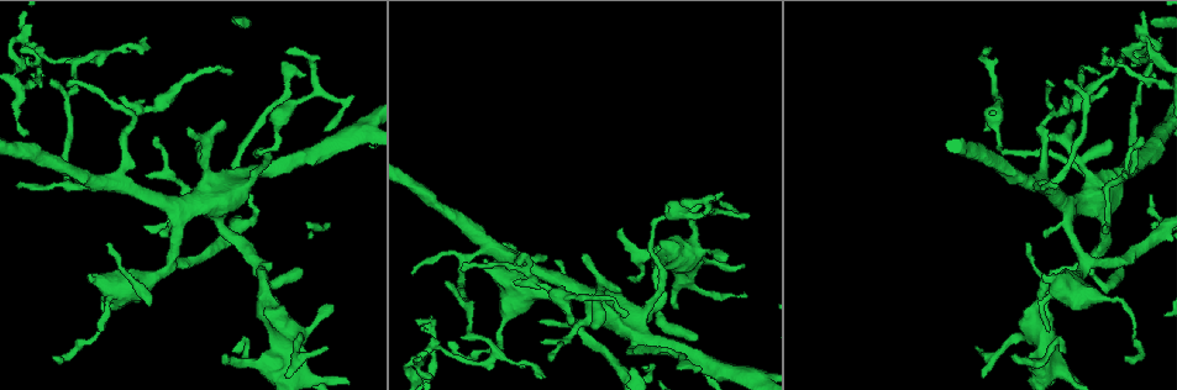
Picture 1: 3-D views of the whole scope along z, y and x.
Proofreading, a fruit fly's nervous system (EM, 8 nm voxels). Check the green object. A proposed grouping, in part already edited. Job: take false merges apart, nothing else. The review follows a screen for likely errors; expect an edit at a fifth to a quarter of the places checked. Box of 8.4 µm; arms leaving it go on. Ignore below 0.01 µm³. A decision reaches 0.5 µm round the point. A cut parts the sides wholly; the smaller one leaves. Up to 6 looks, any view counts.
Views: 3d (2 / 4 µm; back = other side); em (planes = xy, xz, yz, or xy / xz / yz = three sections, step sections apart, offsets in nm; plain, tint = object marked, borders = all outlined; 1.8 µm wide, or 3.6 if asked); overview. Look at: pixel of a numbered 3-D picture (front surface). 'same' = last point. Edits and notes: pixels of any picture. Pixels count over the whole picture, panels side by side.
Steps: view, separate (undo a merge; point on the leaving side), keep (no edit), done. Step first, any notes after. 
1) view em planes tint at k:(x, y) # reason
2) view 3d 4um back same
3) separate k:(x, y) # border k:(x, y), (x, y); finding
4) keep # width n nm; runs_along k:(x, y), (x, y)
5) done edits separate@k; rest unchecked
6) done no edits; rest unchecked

view 3d 4um at 1:(315, 90) # branch point

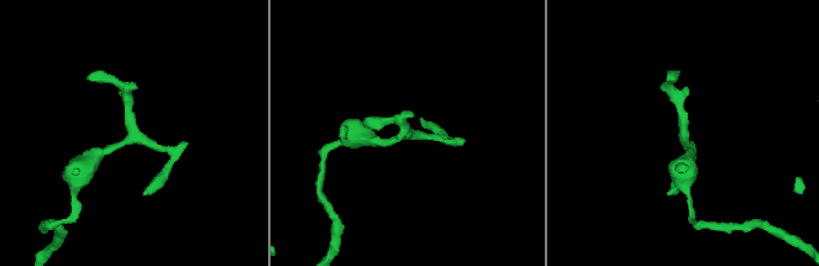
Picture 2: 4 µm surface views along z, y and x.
view em xz step 8 plain at 2:(683, 137) # arms 3

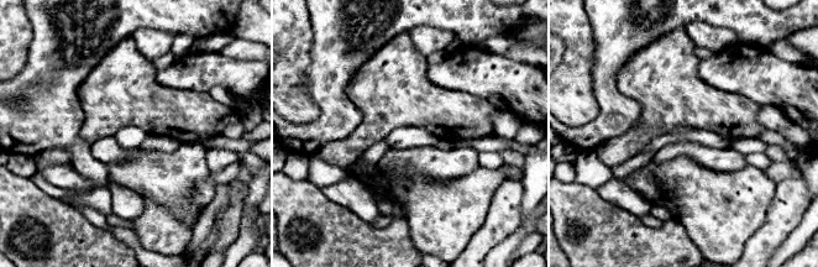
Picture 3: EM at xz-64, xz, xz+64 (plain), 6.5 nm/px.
view em xz step 8 tint same

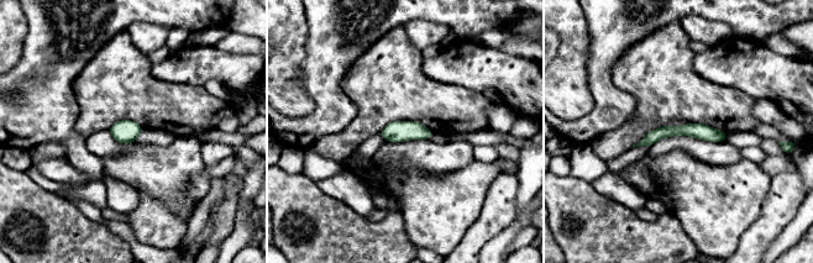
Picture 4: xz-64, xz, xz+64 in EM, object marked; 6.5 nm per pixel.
keep # runs_along 4:(723, 136), (662, 131), (644, 142); all the same neuron

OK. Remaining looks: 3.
view em 3.6um planes tint at 1:(1049, 364) # sudden change in width

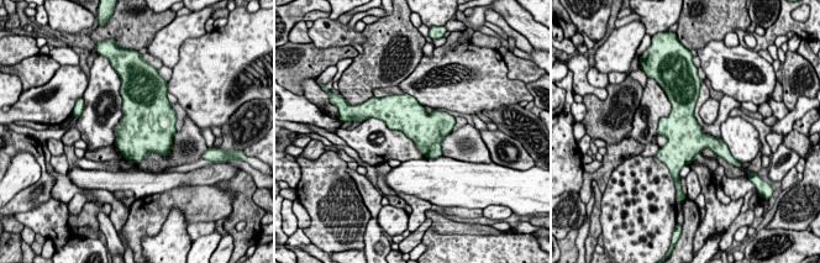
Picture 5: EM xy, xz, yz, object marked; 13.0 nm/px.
keep # continuous, no second neuron

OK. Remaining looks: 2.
view 3d 4um back at 1:(17, 37) # sharp bend

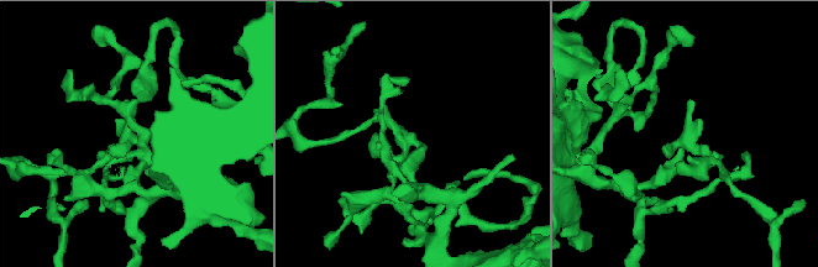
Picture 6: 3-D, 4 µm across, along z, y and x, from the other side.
view em planes tint at 6:(690, 143) # need the tissue

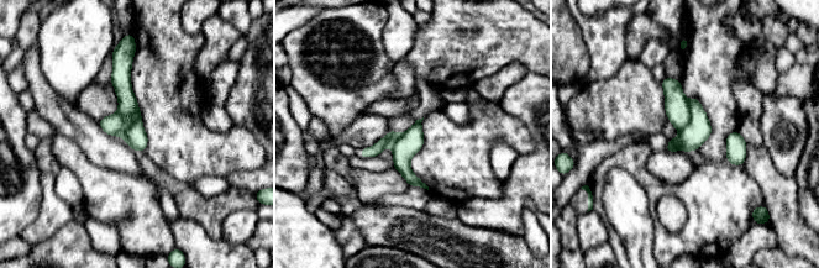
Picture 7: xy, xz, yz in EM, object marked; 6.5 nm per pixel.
separate 7:(677, 110) # border 7:(688, 100), (689, 121), (680, 131); two neurons meet here

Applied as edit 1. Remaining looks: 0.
done edits separate@7; rest unchecked

